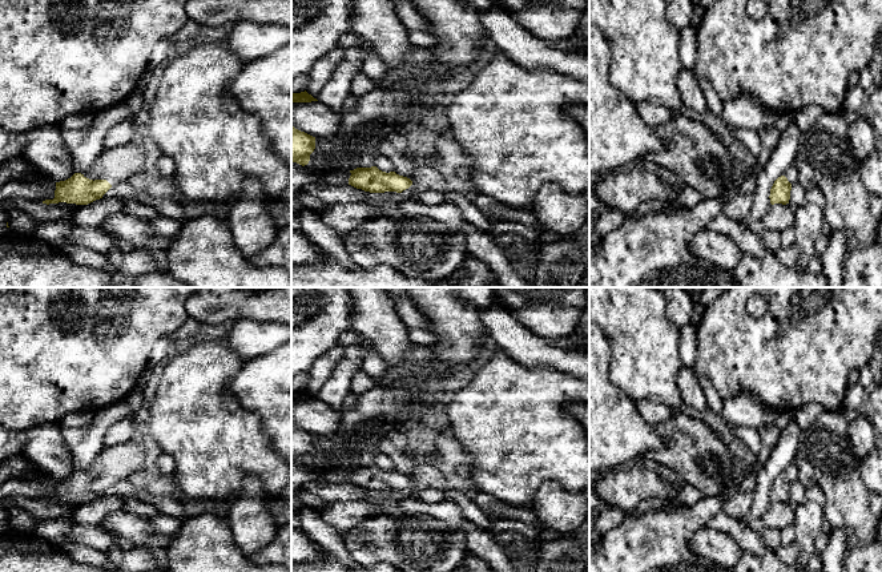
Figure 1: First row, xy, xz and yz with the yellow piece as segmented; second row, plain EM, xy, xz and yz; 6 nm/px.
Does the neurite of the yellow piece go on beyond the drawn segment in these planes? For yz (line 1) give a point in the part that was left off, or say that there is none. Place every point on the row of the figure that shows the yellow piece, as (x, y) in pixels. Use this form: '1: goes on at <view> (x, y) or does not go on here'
1: goes on at yz (792, 172)

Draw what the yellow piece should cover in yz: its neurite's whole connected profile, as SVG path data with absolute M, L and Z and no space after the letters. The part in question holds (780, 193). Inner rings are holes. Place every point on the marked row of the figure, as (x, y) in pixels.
M794 162L788 168L784 176L778 177L770 189L770 204L789 204L792 185L797 182L798 170Z

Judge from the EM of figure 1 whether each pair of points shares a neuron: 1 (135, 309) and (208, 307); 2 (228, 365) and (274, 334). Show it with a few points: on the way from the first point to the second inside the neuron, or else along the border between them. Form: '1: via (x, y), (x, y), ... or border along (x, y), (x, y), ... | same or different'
1: border along (185, 301), (185, 311), (188, 314) | different
2: border along (220, 339), (245, 361) | different

